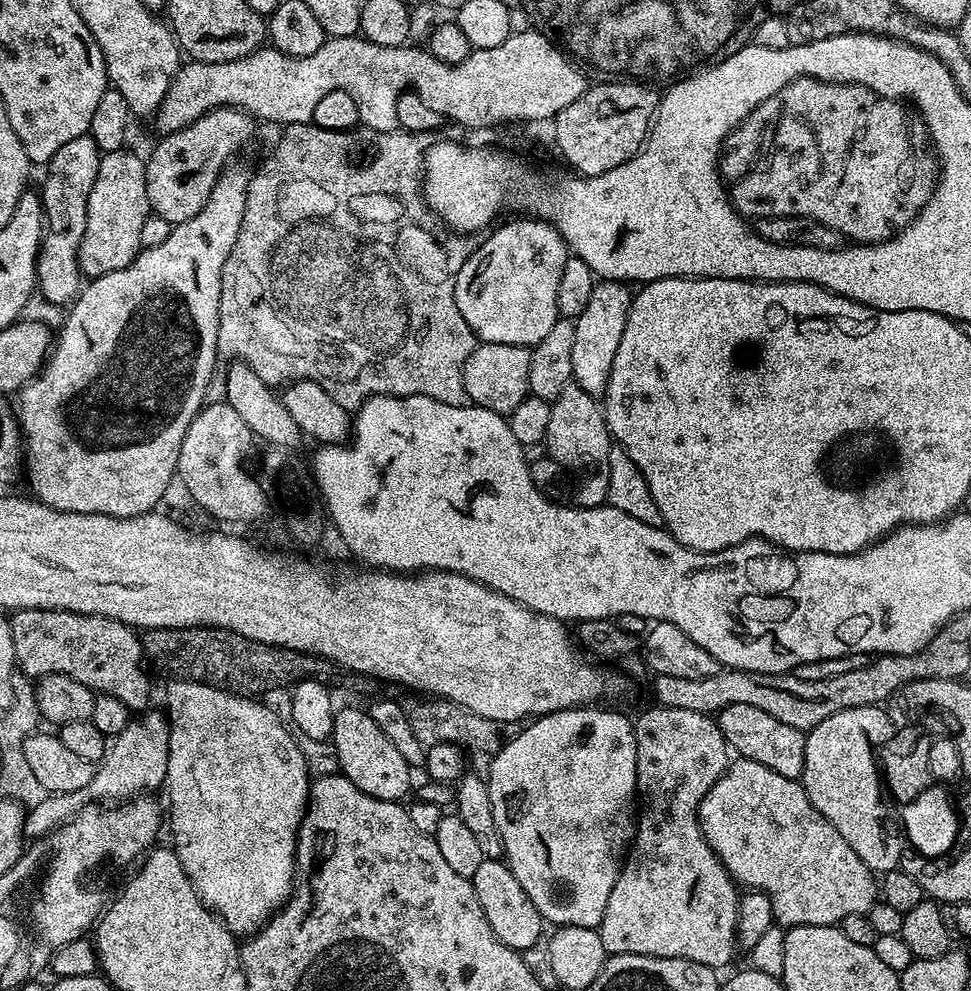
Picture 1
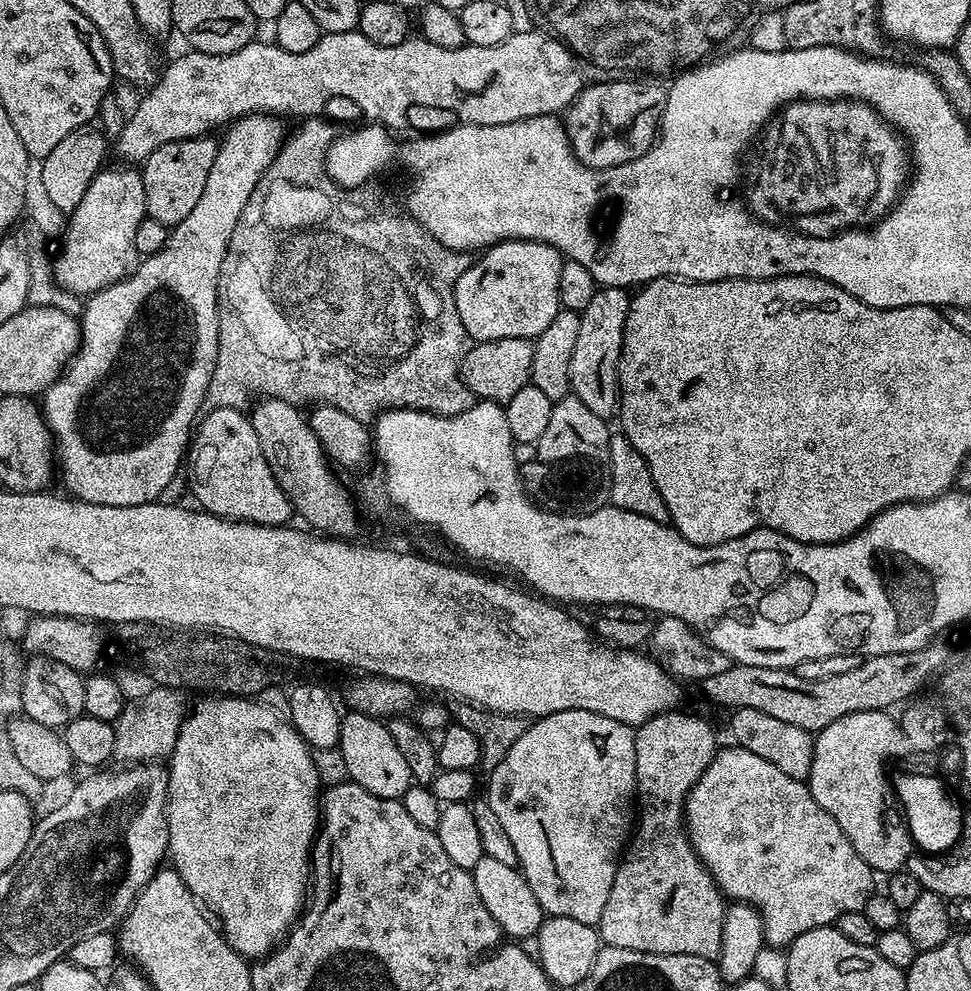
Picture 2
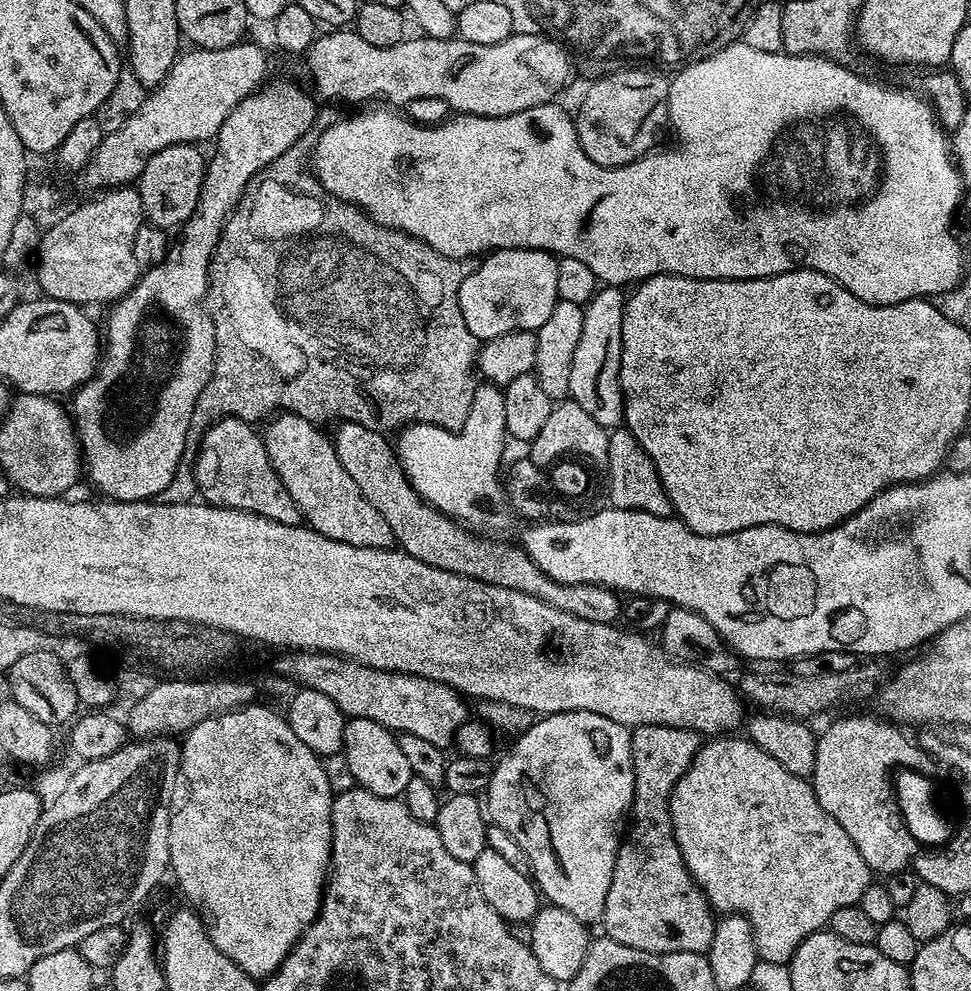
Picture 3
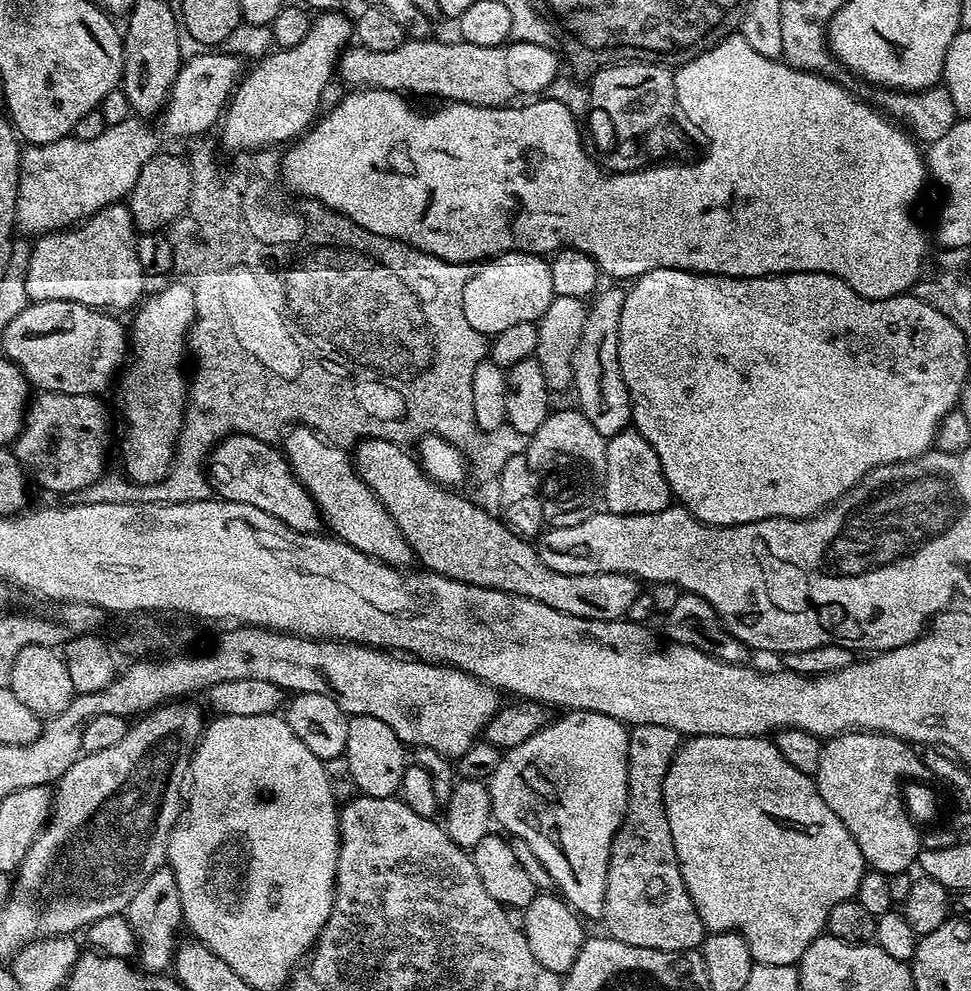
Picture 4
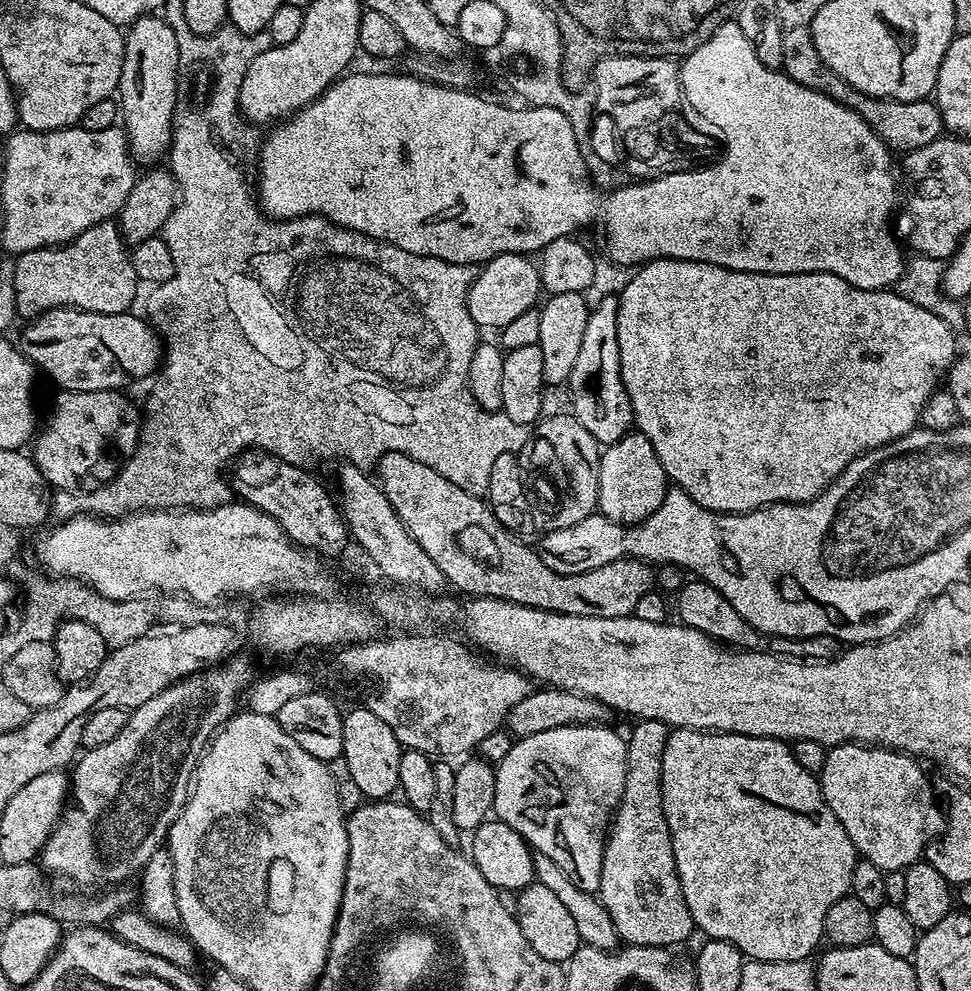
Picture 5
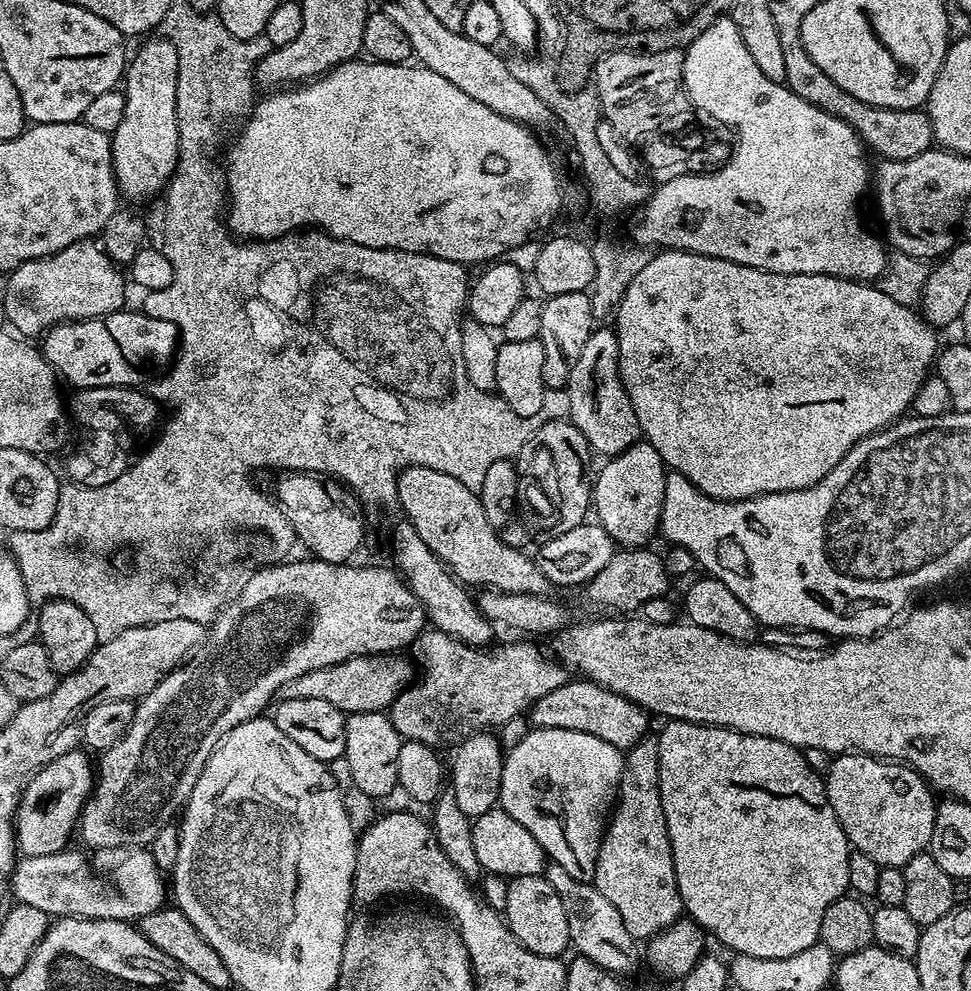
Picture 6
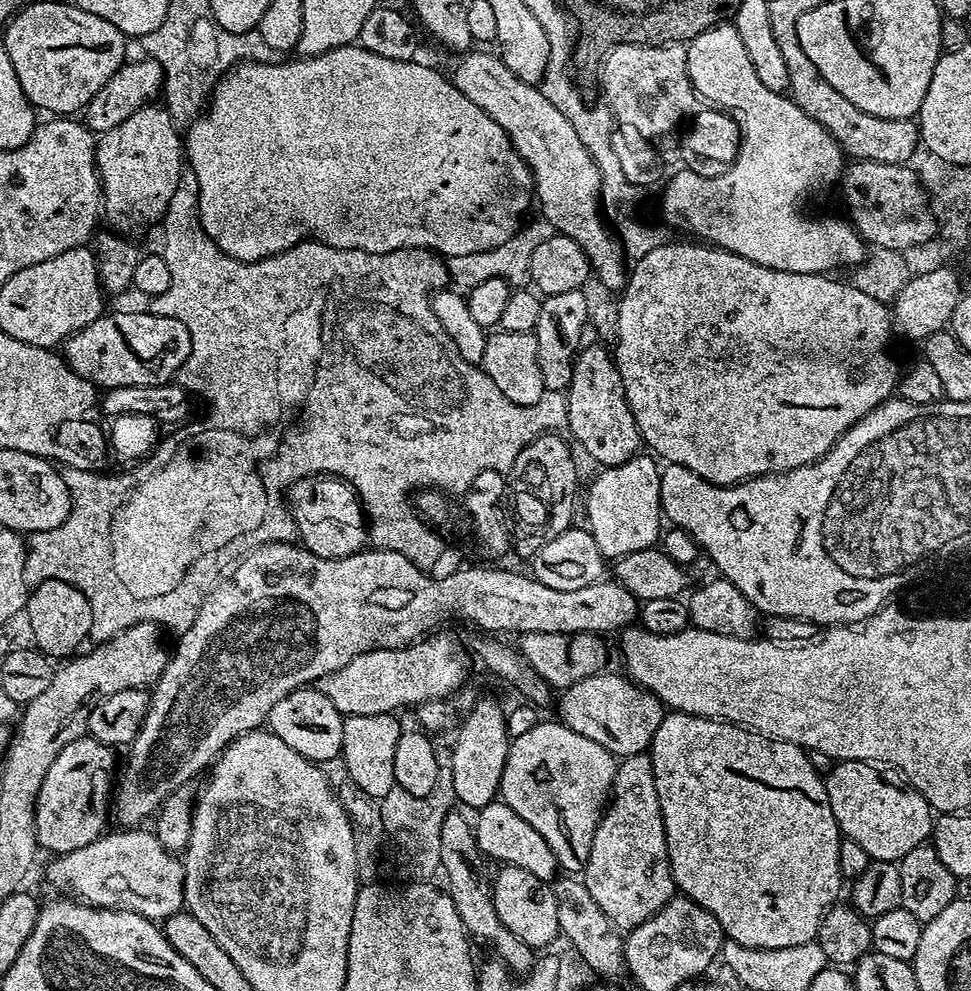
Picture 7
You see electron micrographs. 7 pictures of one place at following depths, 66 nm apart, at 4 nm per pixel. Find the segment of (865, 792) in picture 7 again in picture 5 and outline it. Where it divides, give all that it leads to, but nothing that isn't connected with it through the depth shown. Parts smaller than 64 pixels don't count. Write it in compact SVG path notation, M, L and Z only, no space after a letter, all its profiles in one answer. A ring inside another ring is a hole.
M838 744L828 748L826 766L818 773L820 792L826 806L834 810L834 818L842 822L842 830L850 838L863 859L874 862L885 874L899 872L917 863L924 855L924 847L942 828L942 812L936 809L932 784L920 769L921 761L907 752L867 744Z

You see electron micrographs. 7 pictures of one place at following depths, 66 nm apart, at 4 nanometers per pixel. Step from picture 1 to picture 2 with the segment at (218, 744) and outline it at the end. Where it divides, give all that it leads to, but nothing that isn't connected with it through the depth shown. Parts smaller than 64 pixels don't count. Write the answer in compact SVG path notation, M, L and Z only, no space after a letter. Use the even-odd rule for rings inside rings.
M221 695L219 698L204 698L196 709L189 711L184 718L180 733L176 735L174 750L166 764L168 773L168 856L171 867L186 882L197 901L220 915L218 927L228 939L228 944L245 958L263 958L283 941L293 924L296 923L306 904L306 893L310 888L310 857L314 837L322 823L322 785L318 770L314 766L313 749L296 733L296 729L283 715L279 716L272 708L256 704L255 699Z

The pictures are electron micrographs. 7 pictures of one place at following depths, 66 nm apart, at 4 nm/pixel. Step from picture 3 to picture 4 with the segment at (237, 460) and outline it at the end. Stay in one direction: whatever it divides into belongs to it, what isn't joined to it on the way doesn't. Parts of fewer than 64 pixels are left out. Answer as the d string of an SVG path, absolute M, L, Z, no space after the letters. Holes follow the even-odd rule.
M239 434L220 441L206 461L211 491L222 500L258 506L258 510L266 510L266 514L299 532L319 533L322 517L316 509L316 503L312 501L312 495L297 482L283 451L279 447L272 447L276 446L267 440Z

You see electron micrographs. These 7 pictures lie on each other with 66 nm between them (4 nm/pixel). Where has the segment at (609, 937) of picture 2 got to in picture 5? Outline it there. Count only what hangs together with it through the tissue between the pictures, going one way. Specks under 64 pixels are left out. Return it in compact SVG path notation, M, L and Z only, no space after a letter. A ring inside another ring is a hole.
M636 720L632 733L627 733L626 786L622 790L620 805L604 842L602 878L598 897L614 922L614 930L625 945L637 948L666 948L688 940L694 933L692 915L682 898L682 886L676 873L672 839L668 836L668 823L662 806L662 750L670 731L660 720Z

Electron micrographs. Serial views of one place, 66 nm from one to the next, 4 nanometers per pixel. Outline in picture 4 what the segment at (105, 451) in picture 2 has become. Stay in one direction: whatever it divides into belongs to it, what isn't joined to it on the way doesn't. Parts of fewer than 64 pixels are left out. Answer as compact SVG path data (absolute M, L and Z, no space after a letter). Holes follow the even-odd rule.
M340 10L320 12L298 46L269 51L253 63L256 65L249 72L247 69L243 73L218 128L221 142L230 151L240 154L245 150L264 150L272 146L268 144L287 145L316 123L321 111L320 99L332 76L334 80L340 55L354 36L353 21L347 20L344 14ZM191 283L168 284L156 293L145 295L135 309L136 317L130 324L130 359L119 377L120 389L116 392L116 408L124 423L124 437L120 440L120 460L124 463L123 475L134 484L157 484L170 470L176 454L176 440L184 424L184 405L188 403L189 377L184 376L184 355L190 352L190 333L196 321L196 307Z

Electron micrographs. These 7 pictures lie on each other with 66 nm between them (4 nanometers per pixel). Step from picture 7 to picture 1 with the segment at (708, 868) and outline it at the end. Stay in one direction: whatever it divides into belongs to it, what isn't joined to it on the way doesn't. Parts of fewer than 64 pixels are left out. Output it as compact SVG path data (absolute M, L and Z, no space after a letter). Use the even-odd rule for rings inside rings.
M736 758L729 763L727 770L722 774L722 778L718 778L718 782L714 782L714 786L702 798L700 828L704 831L706 842L712 847L714 854L718 854L718 858L724 864L724 869L731 874L737 885L748 890L765 892L768 895L770 906L774 906L774 921L785 930L797 928L803 924L831 924L836 926L839 925L842 918L850 918L850 914L867 916L872 907L878 903L877 877L866 866L866 862L862 862L862 858L858 858L858 854L854 854L854 850L850 850L846 838L842 838L842 834L838 834L838 830L834 830L834 826L830 826L830 822L826 822L826 818L822 818L822 814L818 814L818 810L812 805L806 794L803 783L800 780L782 778L782 774L774 774L774 770L770 770L770 766L762 766L762 762Z

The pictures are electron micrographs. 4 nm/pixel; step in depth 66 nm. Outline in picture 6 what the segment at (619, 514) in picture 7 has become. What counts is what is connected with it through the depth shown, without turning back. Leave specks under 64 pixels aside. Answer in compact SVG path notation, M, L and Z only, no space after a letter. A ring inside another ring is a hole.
M637 442L630 445L627 450L622 454L613 456L611 458L605 459L603 461L604 469L596 476L596 485L593 483L590 488L590 500L594 505L594 512L596 508L595 519L598 521L601 528L606 530L606 534L612 540L613 545L619 546L621 549L625 548L643 548L649 543L648 539L653 535L657 535L658 529L660 527L660 515L662 514L662 502L664 501L664 495L666 494L666 478L668 477L668 472L666 471L666 465L664 459L658 454L658 450L654 450L654 446L647 442Z

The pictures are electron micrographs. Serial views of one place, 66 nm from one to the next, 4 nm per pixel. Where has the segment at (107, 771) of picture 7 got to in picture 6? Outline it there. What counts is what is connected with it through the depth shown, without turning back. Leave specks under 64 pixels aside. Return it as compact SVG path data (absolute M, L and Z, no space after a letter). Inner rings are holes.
M73 750L54 758L26 786L26 790L20 799L20 805L16 811L16 847L21 857L41 856L42 854L54 854L65 851L69 847L68 839L73 839L80 823L80 811L92 794L94 783L94 764L88 761L89 753L84 750Z

